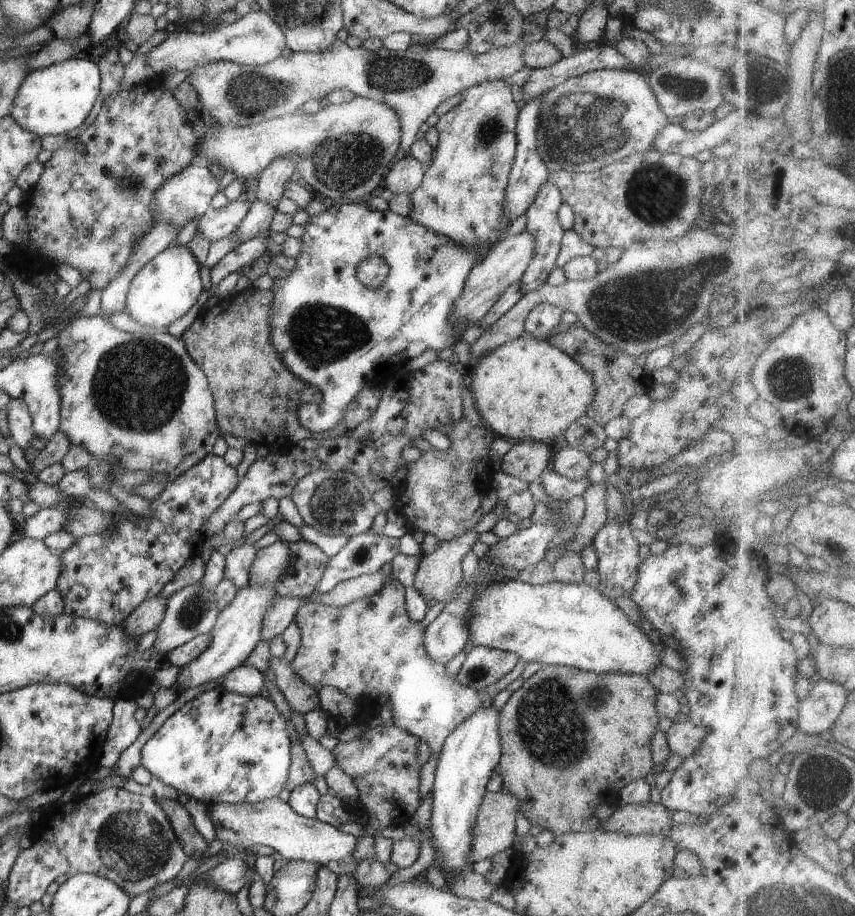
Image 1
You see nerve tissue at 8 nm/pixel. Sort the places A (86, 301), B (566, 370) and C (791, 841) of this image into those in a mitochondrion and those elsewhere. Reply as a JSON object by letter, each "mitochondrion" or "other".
{"A":"other","B":"other","C":"other"}

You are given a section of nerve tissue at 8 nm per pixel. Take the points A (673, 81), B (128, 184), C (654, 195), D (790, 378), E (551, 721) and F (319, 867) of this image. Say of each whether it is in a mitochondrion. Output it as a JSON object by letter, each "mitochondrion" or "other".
{"A":"mitochondrion","B":"mitochondrion","C":"mitochondrion","D":"mitochondrion","E":"mitochondrion","F":"other"}

